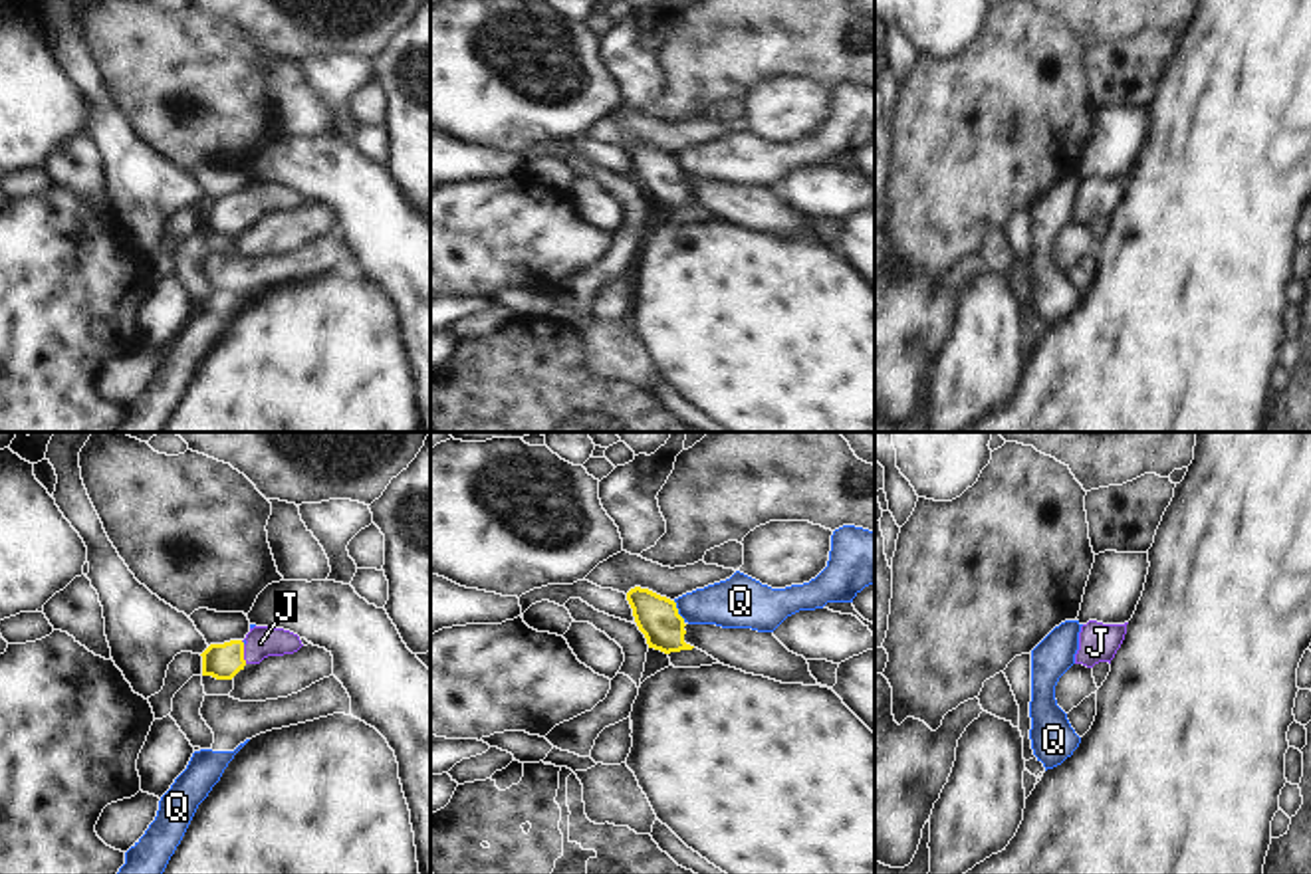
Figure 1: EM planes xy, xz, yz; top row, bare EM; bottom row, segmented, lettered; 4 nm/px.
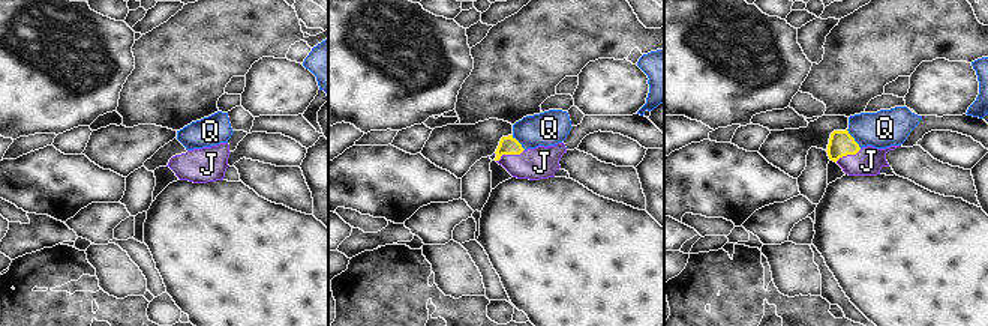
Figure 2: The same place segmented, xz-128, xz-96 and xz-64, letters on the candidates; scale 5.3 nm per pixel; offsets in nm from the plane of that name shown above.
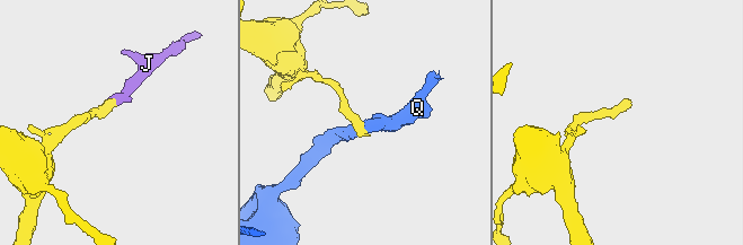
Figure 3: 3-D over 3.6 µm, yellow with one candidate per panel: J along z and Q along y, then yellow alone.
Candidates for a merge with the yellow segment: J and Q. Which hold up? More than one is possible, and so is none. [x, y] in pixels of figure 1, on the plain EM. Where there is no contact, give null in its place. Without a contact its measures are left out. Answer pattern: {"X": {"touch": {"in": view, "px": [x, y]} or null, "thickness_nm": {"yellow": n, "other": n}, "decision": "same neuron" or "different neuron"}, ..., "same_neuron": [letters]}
{"J": {"touch": {"in": "xy", "px": [242, 209]}, "thickness_nm": {"yellow": 140, "other": 130}, "decision": "same neuron"}, "Q": {"touch": {"in": "xz", "px": [677, 167]}, "thickness_nm": {"yellow": 180, "other": 200}, "decision": "different neuron"}, "same_neuron": ["J"]}

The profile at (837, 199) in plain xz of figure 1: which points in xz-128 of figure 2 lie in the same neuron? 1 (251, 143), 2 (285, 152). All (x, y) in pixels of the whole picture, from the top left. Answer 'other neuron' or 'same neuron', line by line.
1: same neuron
2: same neuron

